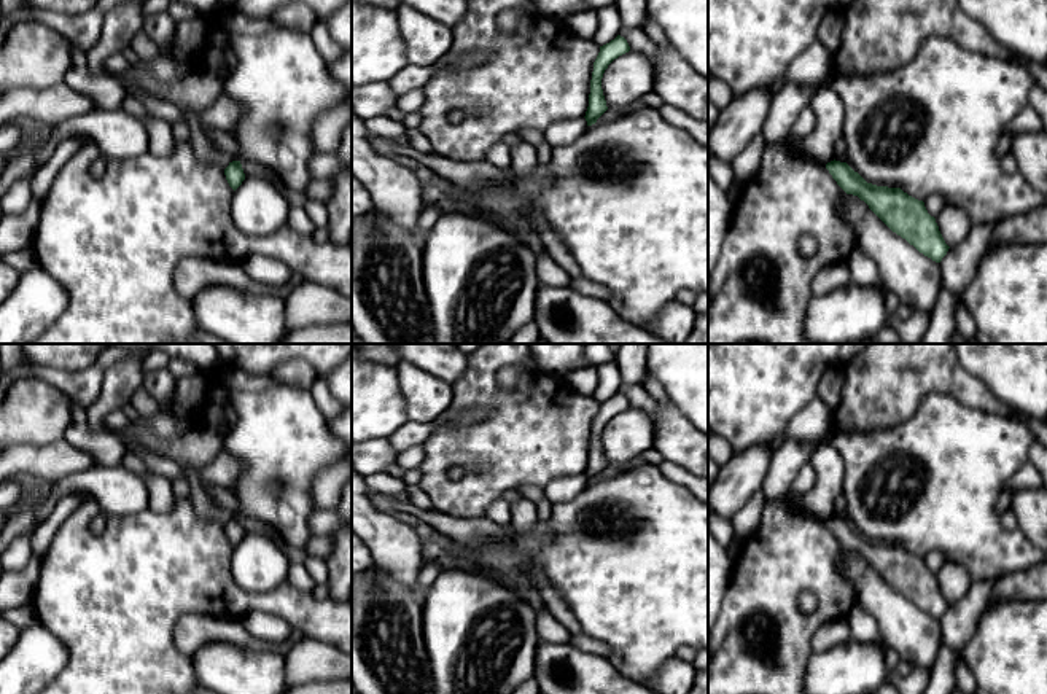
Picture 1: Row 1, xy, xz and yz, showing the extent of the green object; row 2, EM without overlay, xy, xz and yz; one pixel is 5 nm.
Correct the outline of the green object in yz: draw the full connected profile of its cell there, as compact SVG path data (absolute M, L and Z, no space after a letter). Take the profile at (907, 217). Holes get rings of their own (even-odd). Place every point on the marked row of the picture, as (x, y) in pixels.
M834 159L826 164L826 169L847 194L864 201L893 232L932 261L942 261L950 247L923 201L909 196L901 188L867 183L847 162Z

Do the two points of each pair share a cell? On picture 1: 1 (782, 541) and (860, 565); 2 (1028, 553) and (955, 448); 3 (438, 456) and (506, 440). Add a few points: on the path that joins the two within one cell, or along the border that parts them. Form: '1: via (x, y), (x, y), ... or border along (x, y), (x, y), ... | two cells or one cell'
1: border along (845, 551), (840, 561), (840, 573), (855, 596) | two cells
2: via (998, 538), (955, 495), (955, 478) | one cell
3: via (455, 456), (489, 456) | one cell

